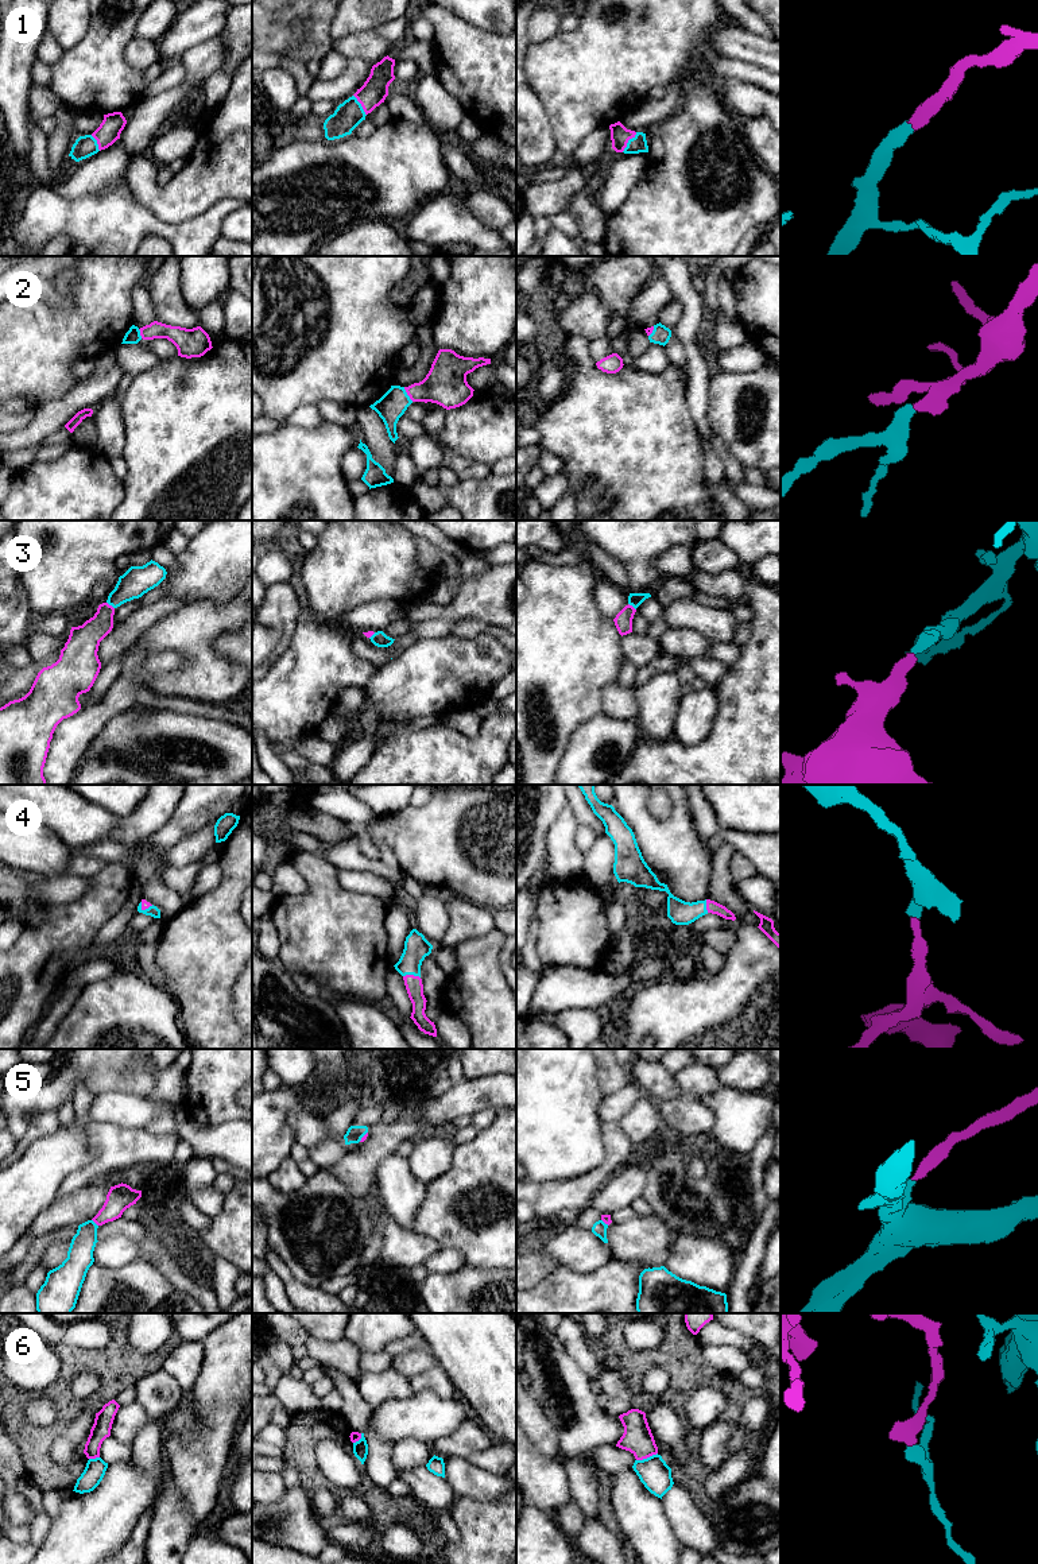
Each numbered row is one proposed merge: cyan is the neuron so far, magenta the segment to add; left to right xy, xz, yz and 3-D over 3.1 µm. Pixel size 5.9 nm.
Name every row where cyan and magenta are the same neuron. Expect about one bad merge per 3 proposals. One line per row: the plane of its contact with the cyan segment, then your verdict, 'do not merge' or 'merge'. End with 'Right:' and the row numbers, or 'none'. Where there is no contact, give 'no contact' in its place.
1: meets cyan in yz; merge
2: meets cyan in xz; merge
3: meets cyan in xy; merge
4: meets cyan in xz; merge
5: meets cyan in xy; merge
6: meets cyan in yz; do not merge
Right: 1, 2, 3, 4, 5

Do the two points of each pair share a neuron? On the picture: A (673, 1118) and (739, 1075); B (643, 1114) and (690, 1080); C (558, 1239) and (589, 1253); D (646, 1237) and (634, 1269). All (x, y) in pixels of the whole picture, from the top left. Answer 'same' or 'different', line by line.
A: same
B: different
C: same
D: different

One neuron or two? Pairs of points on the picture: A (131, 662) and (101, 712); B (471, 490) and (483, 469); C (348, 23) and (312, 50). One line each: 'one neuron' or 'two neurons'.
A: two neurons
B: two neurons
C: two neurons

